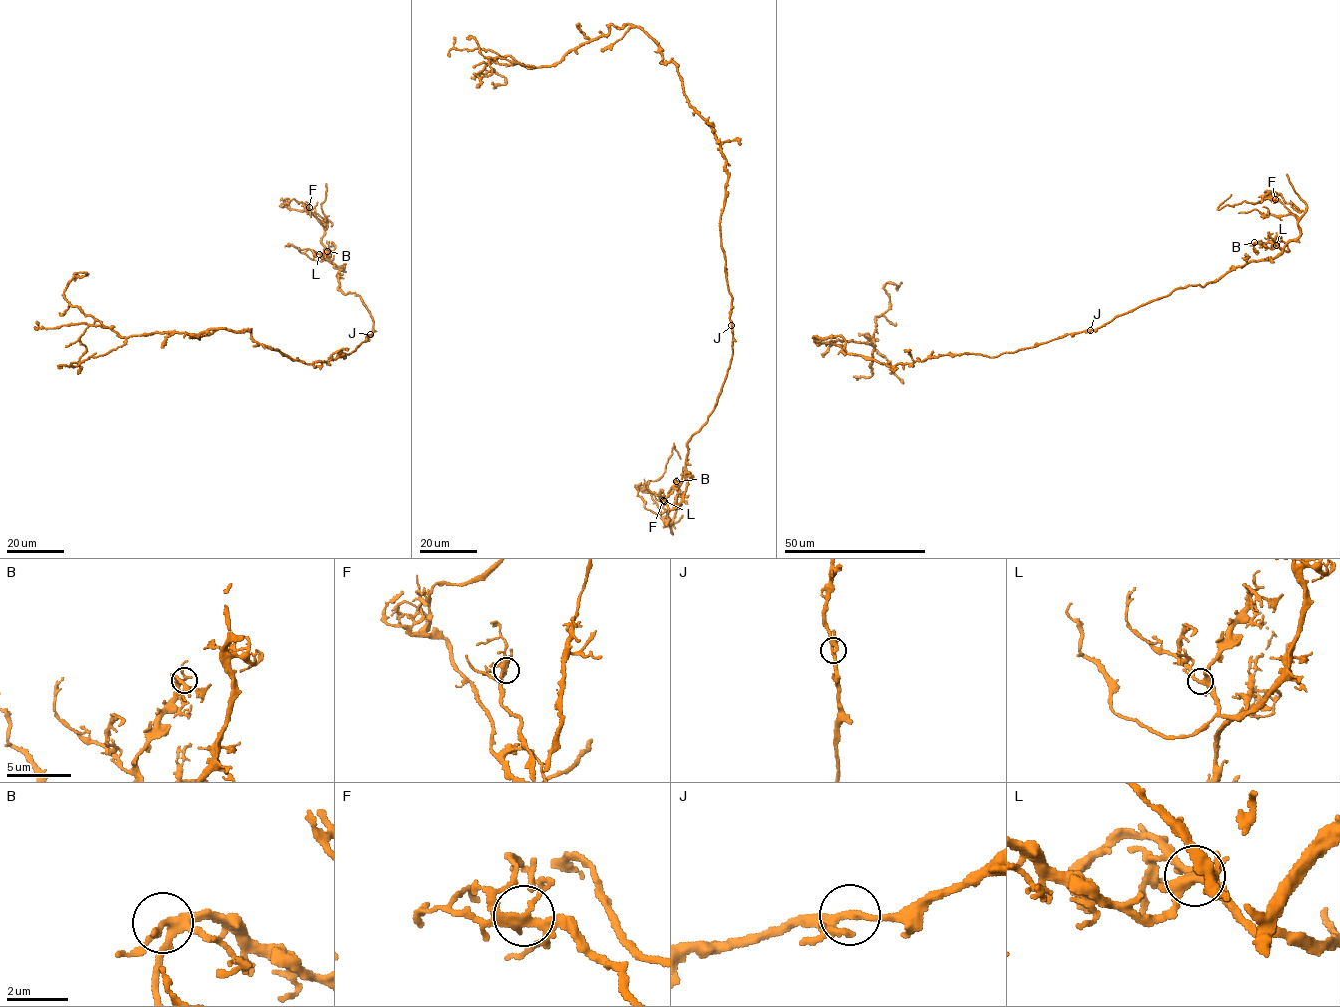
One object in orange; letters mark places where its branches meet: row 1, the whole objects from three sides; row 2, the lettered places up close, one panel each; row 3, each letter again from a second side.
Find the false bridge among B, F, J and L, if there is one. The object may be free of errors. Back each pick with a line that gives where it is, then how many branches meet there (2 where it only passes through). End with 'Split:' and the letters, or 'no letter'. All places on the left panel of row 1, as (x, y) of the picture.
Split: no letter

